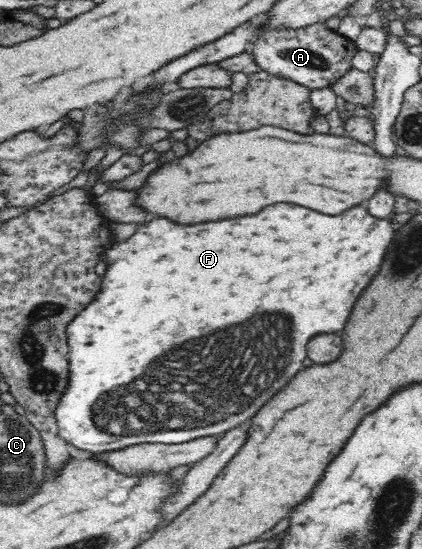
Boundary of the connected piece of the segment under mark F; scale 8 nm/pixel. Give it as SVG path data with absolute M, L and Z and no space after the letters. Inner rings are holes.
M275 204L263 208L263 212L255 216L237 216L231 220L215 220L197 226L183 226L167 218L157 218L139 226L139 230L129 240L114 242L109 246L105 252L106 272L100 284L99 296L94 296L95 300L87 304L67 325L68 384L54 412L60 437L81 450L97 454L143 443L181 444L224 434L234 426L247 424L255 410L271 396L271 392L279 392L299 370L303 370L309 340L317 334L331 334L345 328L355 300L377 274L385 250L393 242L393 236L395 230L389 220L377 220L361 206L355 206L339 216L325 216L297 204ZM245 352L249 352L245 370L237 376L223 376L223 372L235 372L235 356L245 356Z

